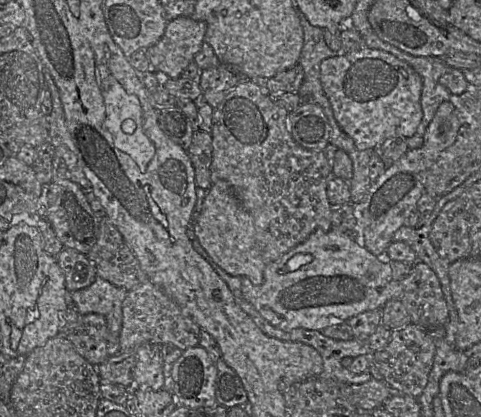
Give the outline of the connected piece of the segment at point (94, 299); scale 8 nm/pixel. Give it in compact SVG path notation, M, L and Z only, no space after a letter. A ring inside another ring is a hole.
M96 277L87 288L72 291L72 300L81 315L101 314L107 322L107 351L109 356L119 351L119 335L122 327L122 304L127 291Z

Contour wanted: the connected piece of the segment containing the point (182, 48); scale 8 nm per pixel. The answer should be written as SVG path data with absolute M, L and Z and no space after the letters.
M192 17L168 21L161 39L145 49L151 68L168 78L179 78L205 41L206 23Z

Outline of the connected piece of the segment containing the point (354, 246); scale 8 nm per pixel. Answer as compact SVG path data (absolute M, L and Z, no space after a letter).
M334 227L330 230L316 229L305 241L289 250L278 261L266 265L264 282L261 285L255 285L246 276L241 277L243 297L267 321L284 331L298 328L322 331L363 312L382 310L391 300L400 299L402 282L395 279L388 255L373 254L358 244L351 234Z

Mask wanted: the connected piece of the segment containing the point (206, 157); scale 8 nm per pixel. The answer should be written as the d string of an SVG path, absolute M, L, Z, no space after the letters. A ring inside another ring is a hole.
M196 130L187 153L194 167L197 187L208 190L212 185L211 164L213 149L211 134Z

